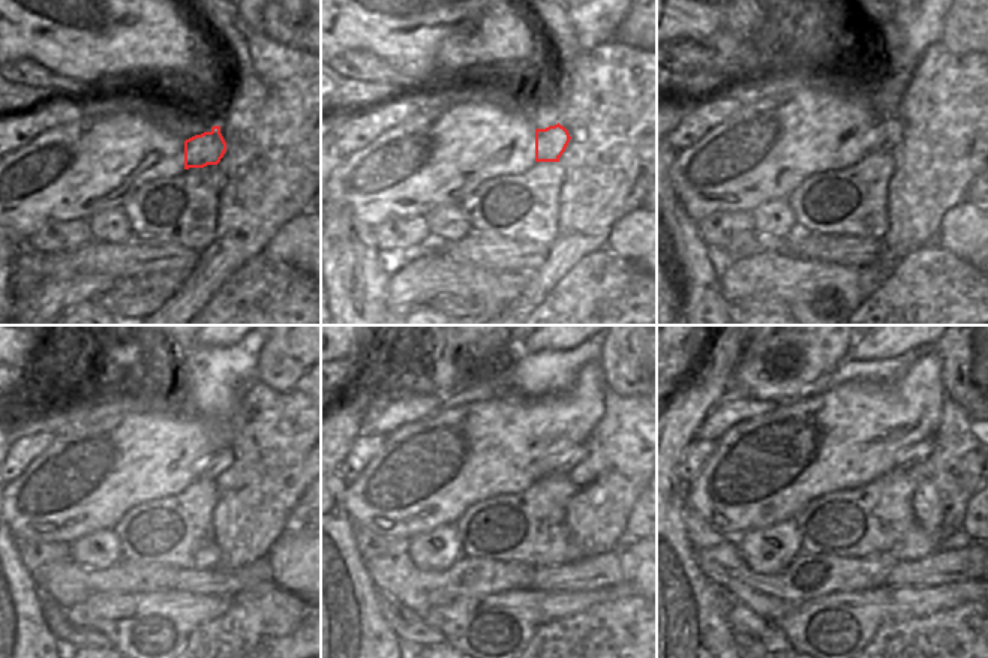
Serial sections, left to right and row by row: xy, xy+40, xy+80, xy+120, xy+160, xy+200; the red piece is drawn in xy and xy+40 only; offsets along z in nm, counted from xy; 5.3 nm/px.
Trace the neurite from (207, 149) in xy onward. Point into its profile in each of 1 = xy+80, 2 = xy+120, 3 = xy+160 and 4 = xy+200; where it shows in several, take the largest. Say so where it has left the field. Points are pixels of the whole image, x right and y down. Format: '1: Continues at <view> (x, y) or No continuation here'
1: Continues at xy+80 (888, 134)
2: Continues at xy+120 (222, 460)
3: Continues at xy+160 (579, 453)
4: Continues at xy+200 (919, 451).

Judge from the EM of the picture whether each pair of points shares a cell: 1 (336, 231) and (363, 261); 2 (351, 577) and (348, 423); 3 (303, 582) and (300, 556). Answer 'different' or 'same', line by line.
1: same
2: same
3: same

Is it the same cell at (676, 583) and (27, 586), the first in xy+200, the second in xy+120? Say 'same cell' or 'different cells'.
same cell

